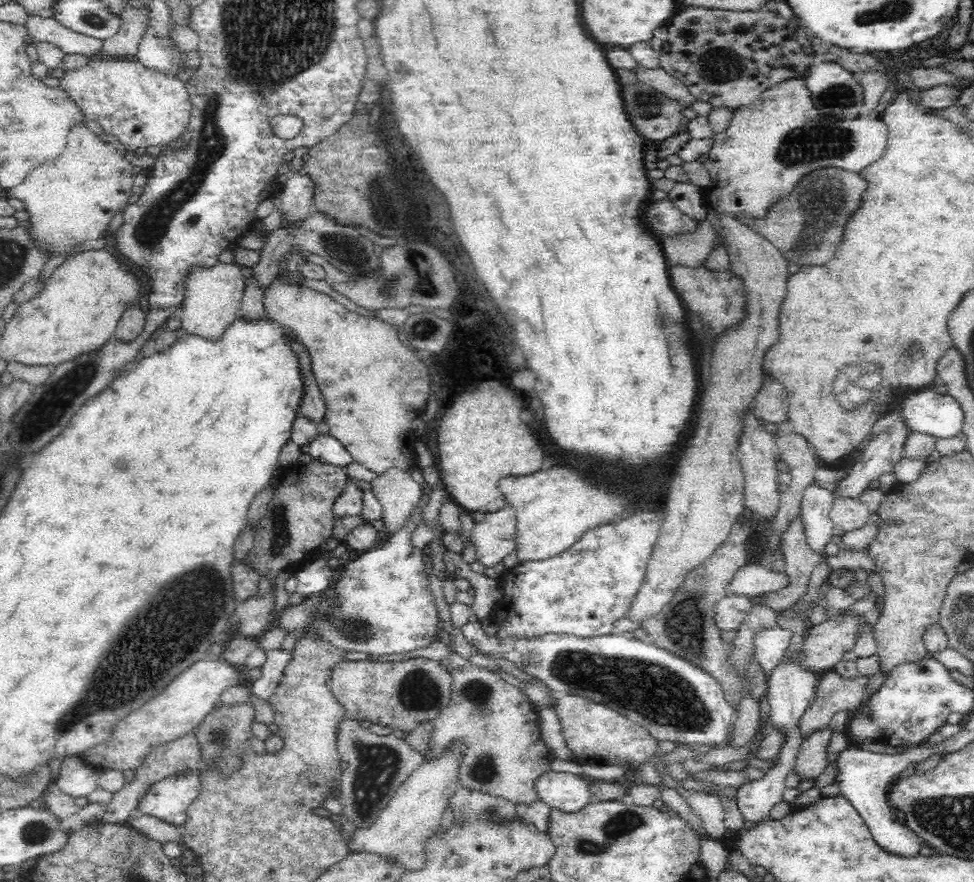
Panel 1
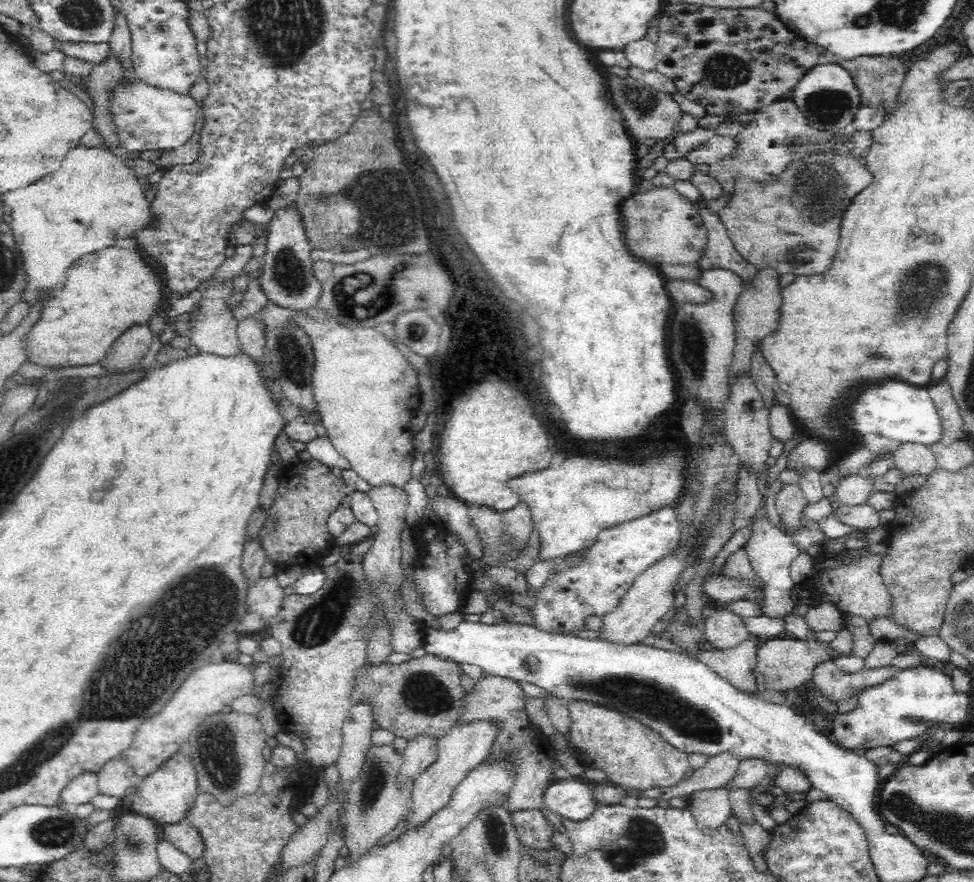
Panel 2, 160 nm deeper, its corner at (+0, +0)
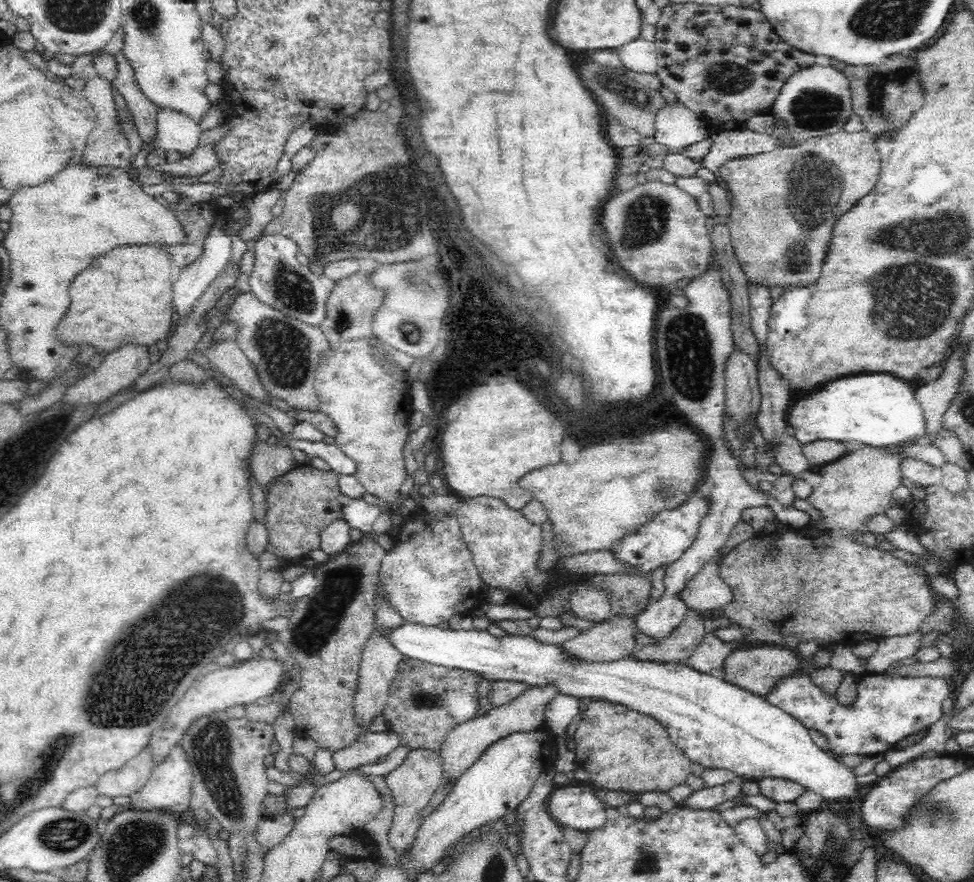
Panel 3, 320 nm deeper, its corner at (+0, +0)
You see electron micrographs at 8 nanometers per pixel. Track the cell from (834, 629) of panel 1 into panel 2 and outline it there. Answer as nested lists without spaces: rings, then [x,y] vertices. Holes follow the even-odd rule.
[[[767,638],[758,648],[758,662],[756,662],[756,685],[760,695],[779,690],[798,689],[806,680],[813,677],[814,668],[822,662],[834,661],[834,646],[824,640],[808,638]]]

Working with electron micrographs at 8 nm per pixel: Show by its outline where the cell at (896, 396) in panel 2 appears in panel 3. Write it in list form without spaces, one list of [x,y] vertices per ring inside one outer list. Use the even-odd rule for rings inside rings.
[[[884,374],[842,378],[826,383],[808,397],[794,399],[788,410],[788,424],[795,438],[802,446],[816,440],[832,440],[859,442],[876,449],[923,443],[927,436],[926,417],[915,390],[907,381]]]

